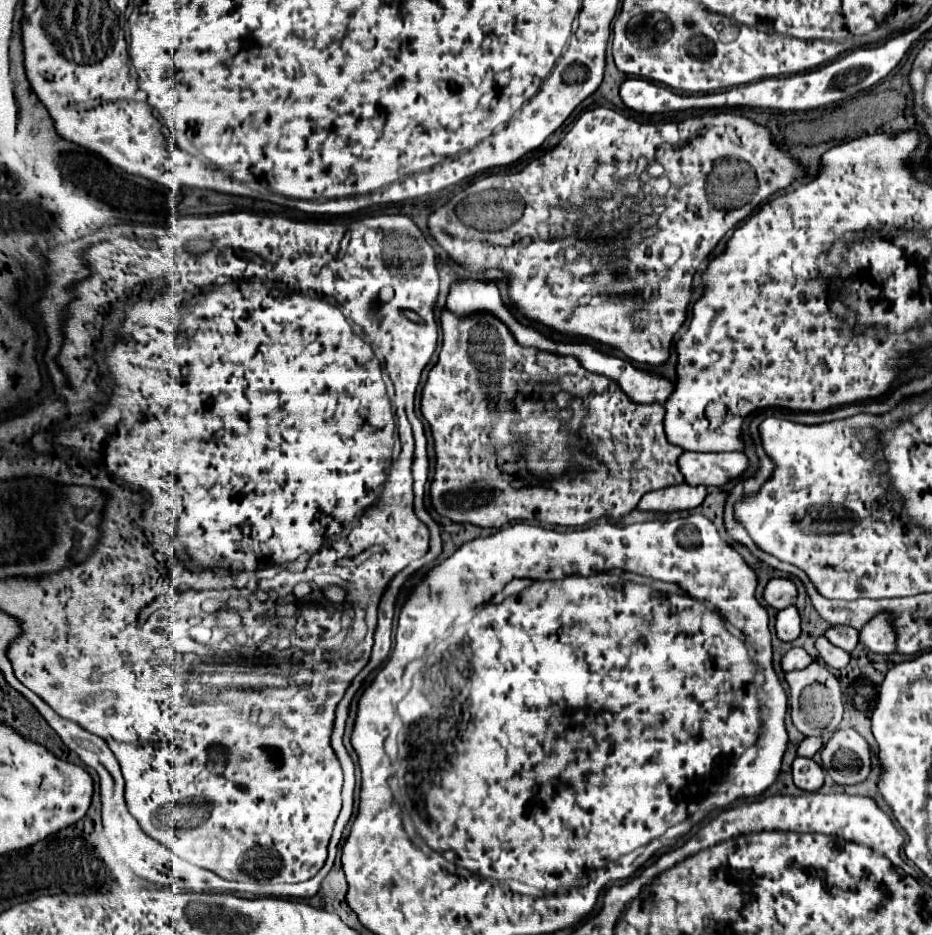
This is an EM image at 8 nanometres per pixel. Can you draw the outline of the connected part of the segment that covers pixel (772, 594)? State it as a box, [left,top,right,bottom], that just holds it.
[763,579,797,609]

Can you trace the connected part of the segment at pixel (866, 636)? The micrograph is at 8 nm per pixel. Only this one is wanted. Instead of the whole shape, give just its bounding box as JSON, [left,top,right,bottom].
[861,611,897,653]

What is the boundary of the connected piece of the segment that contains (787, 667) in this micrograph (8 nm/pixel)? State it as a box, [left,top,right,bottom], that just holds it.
[783,649,813,671]

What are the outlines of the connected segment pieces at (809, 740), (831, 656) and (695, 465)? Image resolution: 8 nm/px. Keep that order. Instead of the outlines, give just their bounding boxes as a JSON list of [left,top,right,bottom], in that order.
[[797,737,823,757],[817,637,849,669],[679,451,749,487]]

